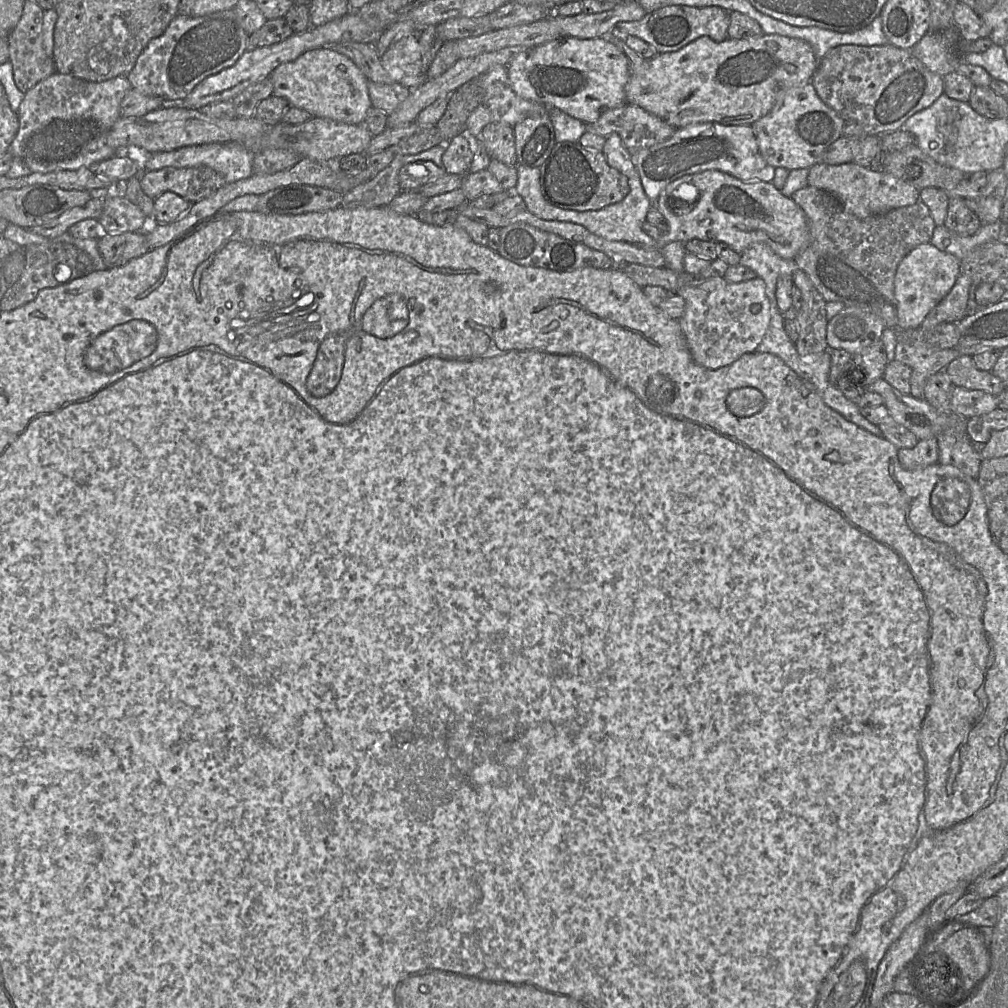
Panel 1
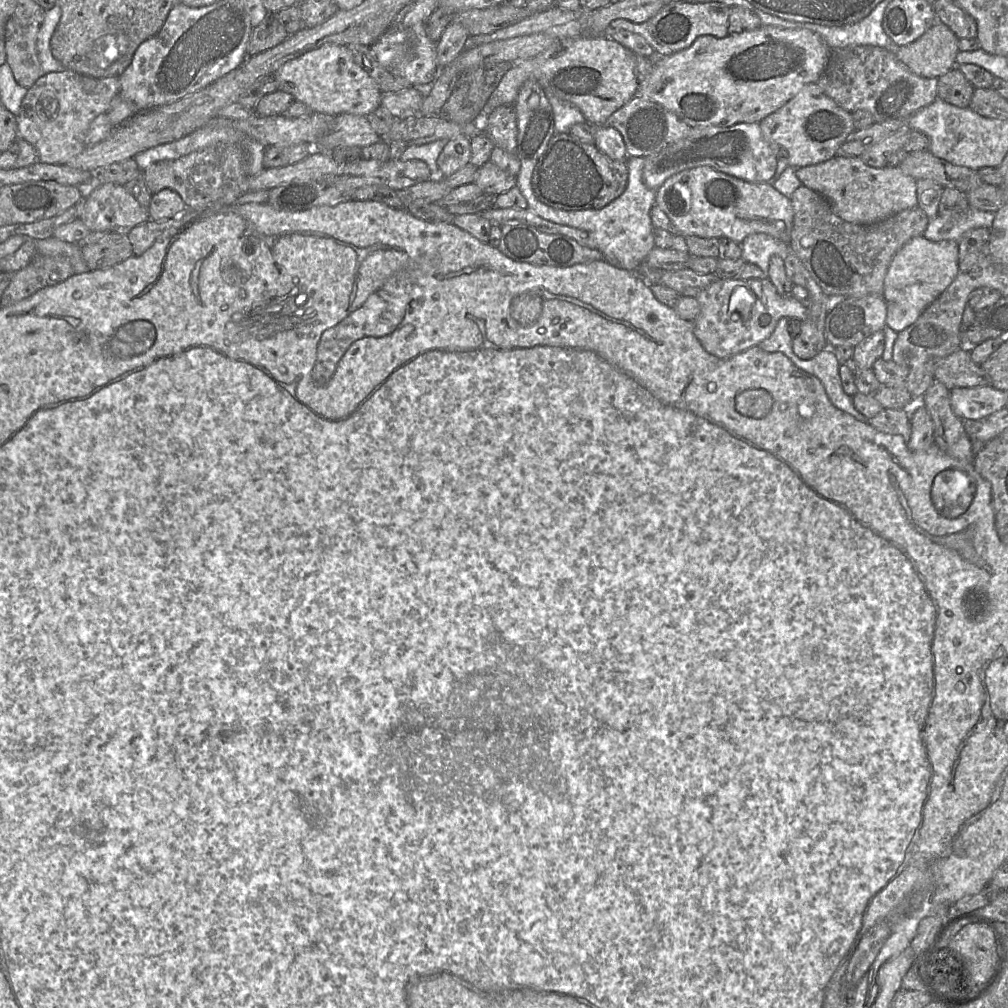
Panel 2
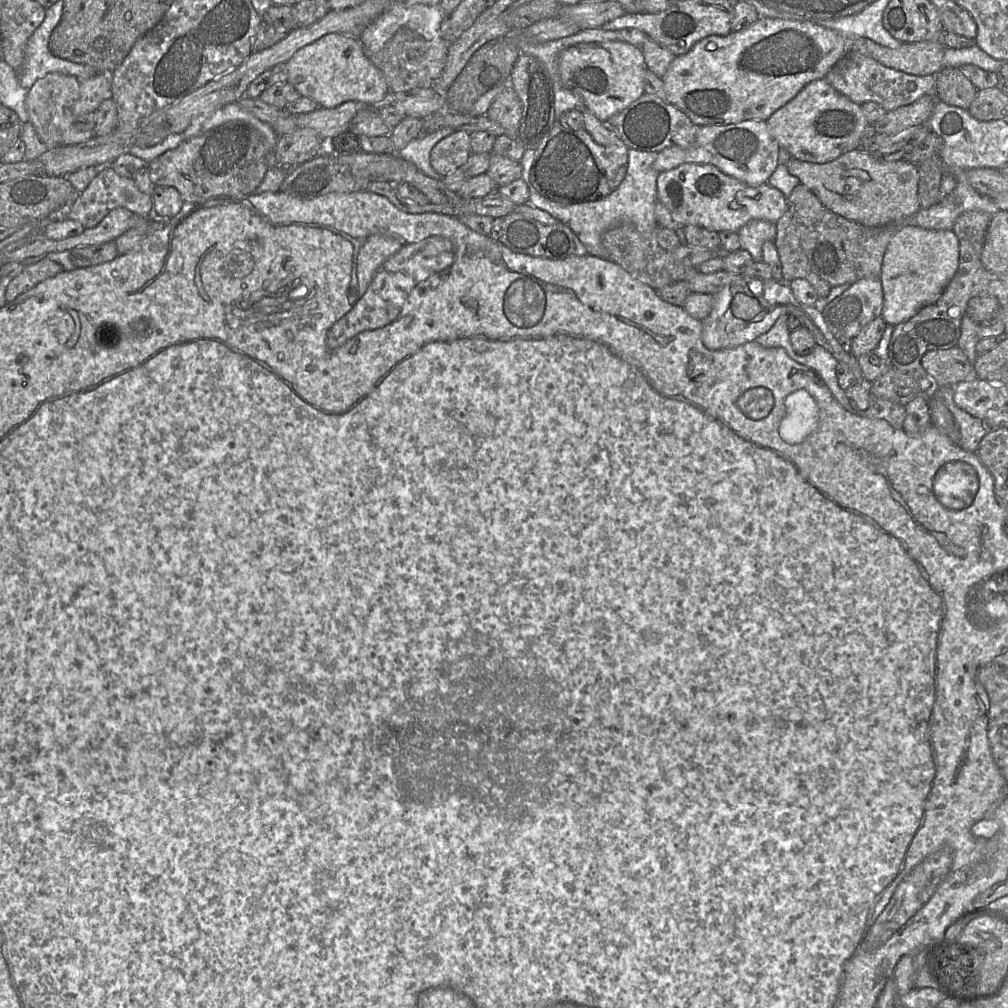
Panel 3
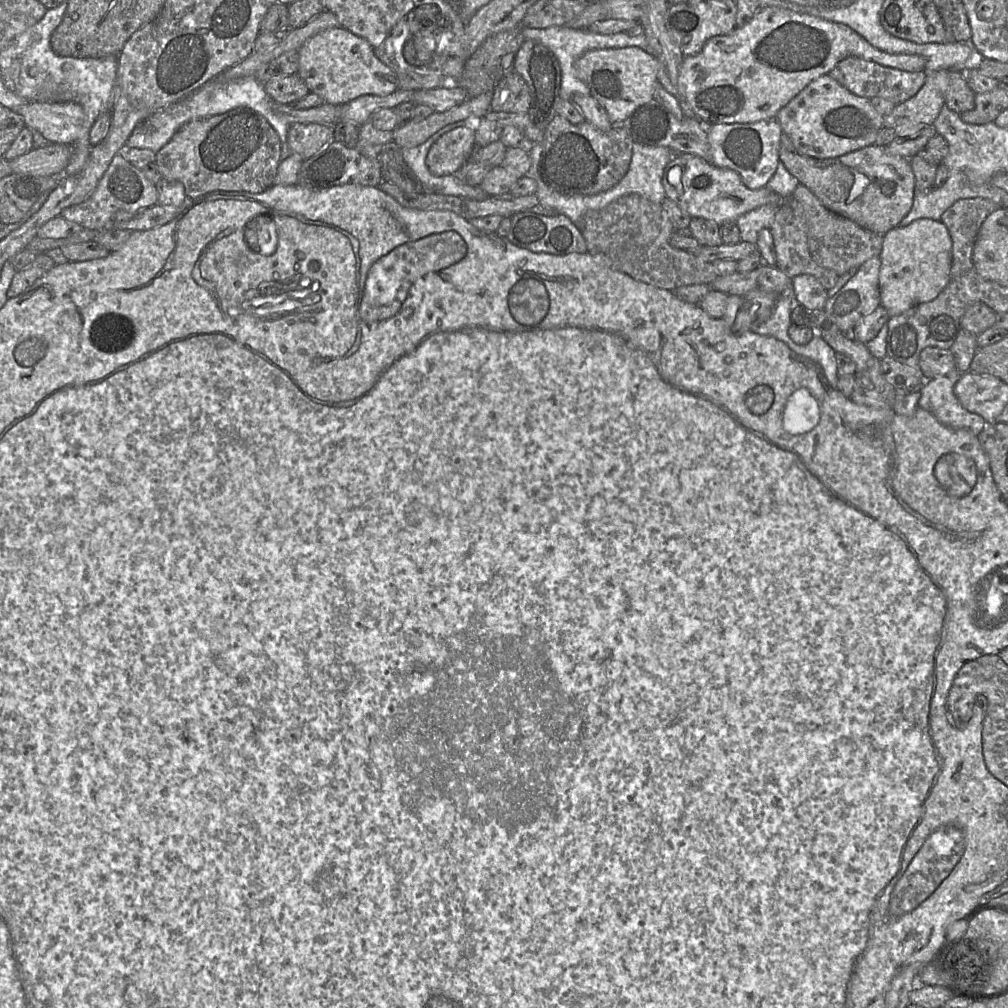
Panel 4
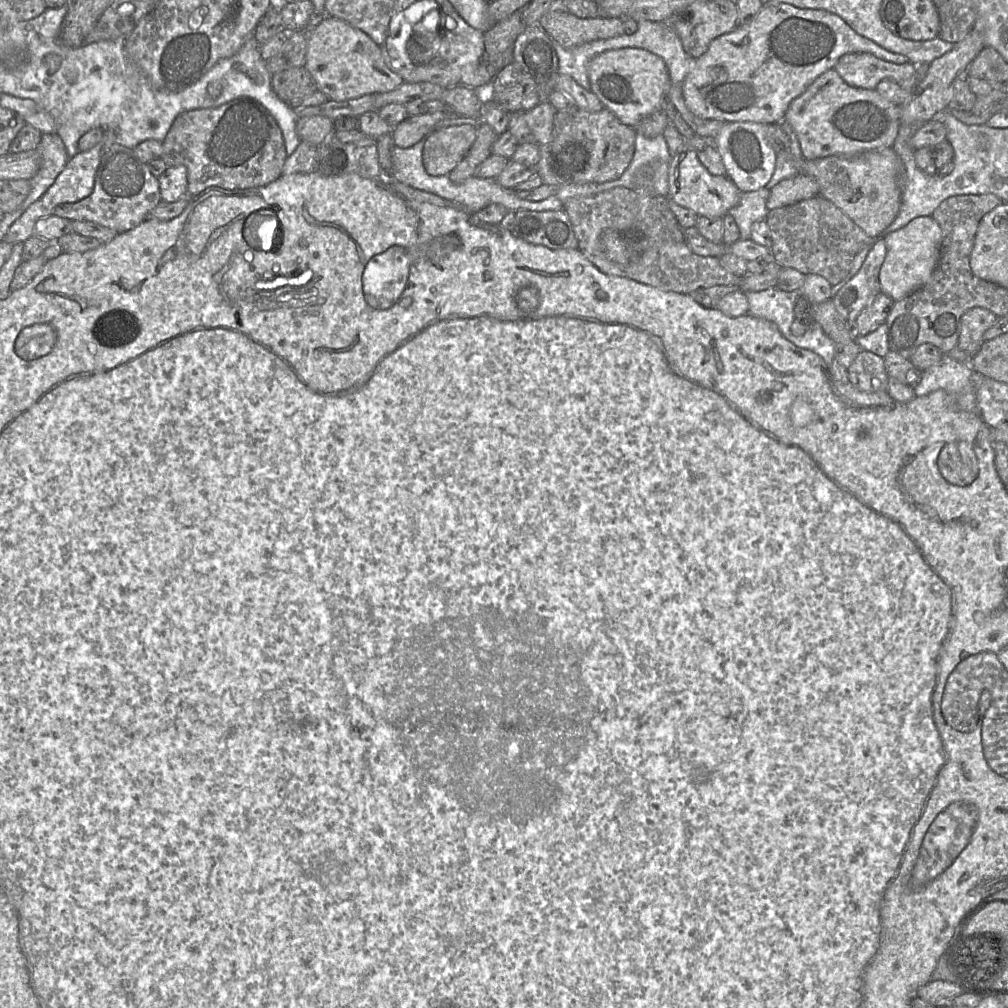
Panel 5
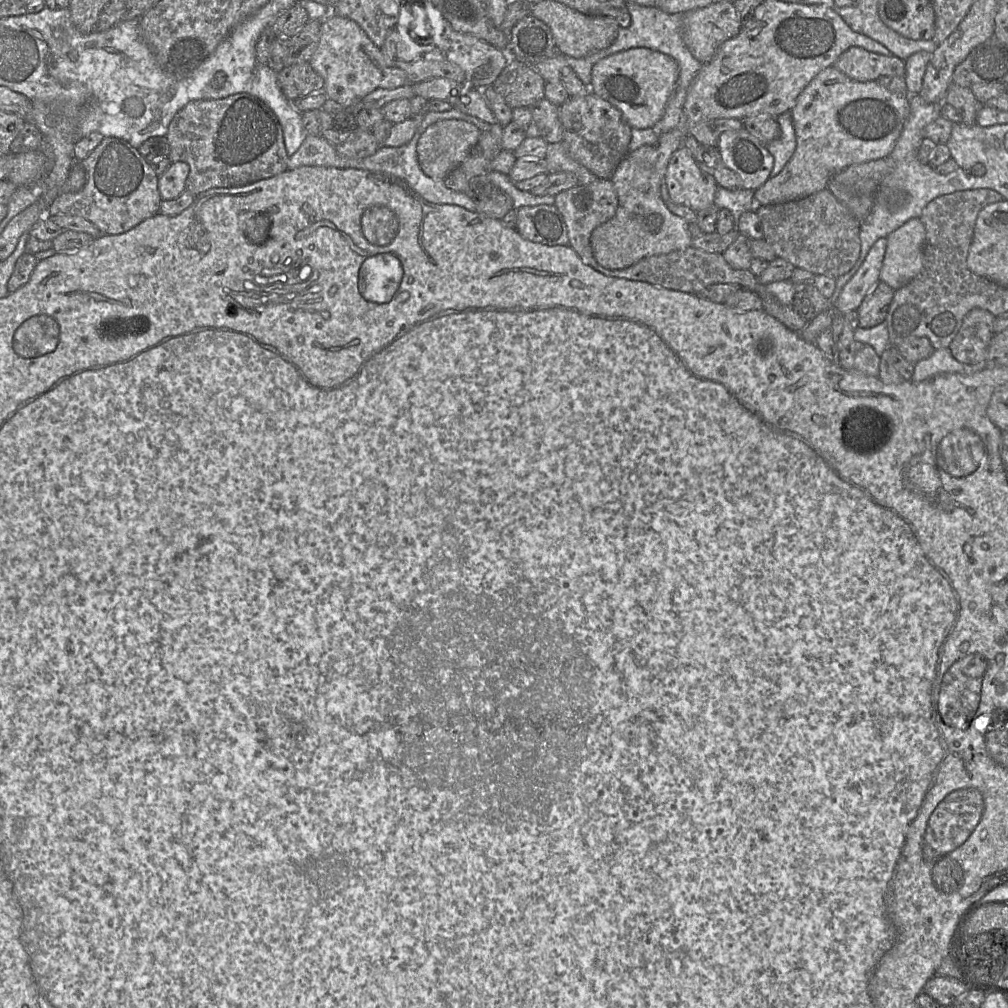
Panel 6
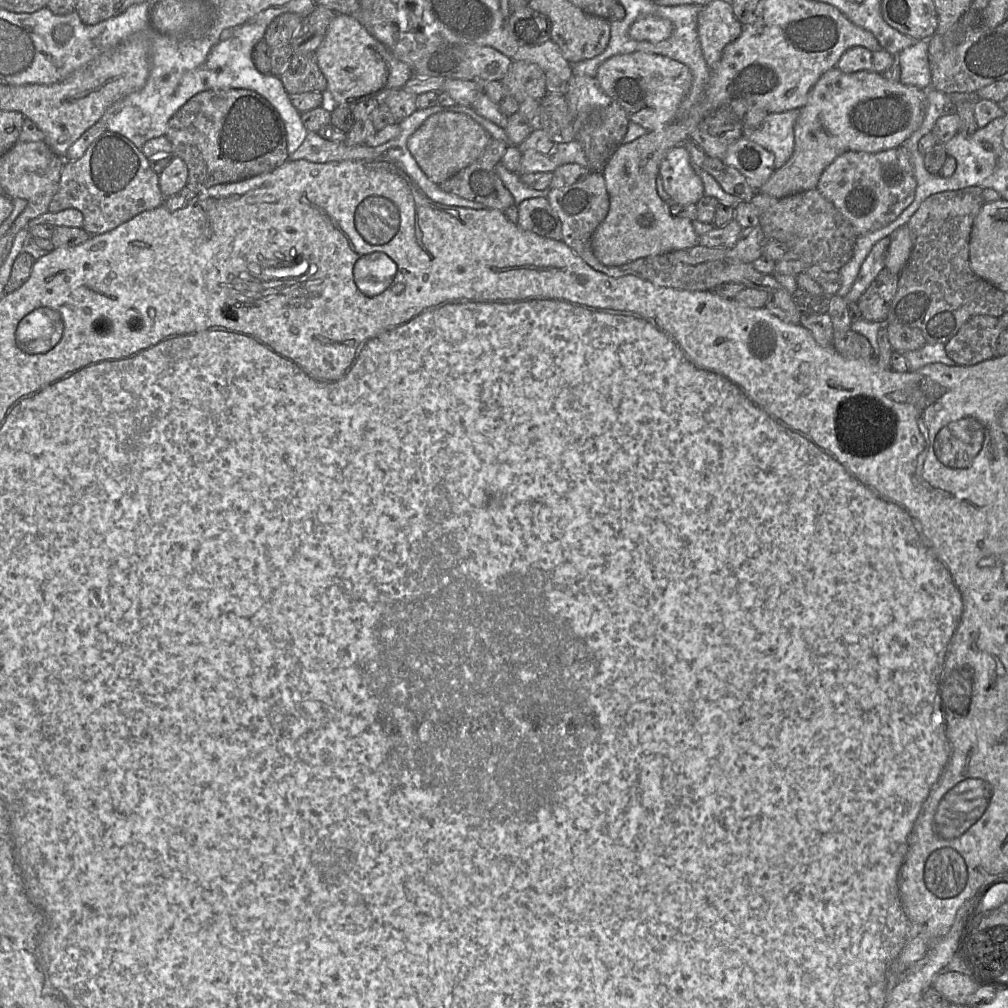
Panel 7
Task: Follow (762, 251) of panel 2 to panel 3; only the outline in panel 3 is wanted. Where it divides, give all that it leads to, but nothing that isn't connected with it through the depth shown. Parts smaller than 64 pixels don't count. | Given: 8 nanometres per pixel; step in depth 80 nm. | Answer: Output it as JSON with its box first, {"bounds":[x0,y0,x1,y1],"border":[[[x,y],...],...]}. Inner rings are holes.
{"bounds":[738,220,776,262],"border":[[[752,220],[738,231],[741,249],[750,253],[755,262],[762,261],[762,246],[766,241],[774,241],[776,224],[766,220]]]}

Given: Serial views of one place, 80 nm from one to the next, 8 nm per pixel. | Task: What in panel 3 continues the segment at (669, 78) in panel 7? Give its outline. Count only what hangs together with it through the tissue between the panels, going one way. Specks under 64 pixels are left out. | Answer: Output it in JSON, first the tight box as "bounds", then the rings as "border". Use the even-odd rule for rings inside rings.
{"bounds":[558,41,647,121],"border":[[[623,41],[587,43],[561,52],[558,71],[565,88],[579,96],[586,109],[607,121],[644,94],[647,67],[642,49]]]}

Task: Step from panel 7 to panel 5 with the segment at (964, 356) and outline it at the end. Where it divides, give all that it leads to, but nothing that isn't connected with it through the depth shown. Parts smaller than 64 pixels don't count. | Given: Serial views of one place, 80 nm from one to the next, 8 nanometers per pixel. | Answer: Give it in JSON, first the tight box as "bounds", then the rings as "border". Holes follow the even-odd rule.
{"bounds":[956,307,998,357],"border":[[[974,307],[966,311],[961,317],[961,331],[956,347],[974,357],[984,343],[984,333],[997,319],[998,316],[985,308]]]}

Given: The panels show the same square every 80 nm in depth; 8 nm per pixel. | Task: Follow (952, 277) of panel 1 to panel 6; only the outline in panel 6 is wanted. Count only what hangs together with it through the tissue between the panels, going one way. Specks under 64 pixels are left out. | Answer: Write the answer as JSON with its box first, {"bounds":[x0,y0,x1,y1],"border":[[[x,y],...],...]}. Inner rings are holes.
{"bounds":[880,218,925,291],"border":[[[911,218],[886,237],[880,281],[895,291],[921,270],[925,228],[920,218]]]}

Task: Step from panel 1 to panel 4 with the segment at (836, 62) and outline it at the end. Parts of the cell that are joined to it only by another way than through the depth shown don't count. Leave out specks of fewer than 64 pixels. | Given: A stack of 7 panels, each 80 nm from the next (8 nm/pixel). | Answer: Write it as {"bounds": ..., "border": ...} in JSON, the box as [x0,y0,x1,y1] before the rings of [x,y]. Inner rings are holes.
{"bounds":[828,56,927,105],"border":[[[850,56],[839,61],[828,74],[856,96],[869,100],[874,97],[880,97],[887,99],[896,105],[915,96],[924,85],[927,77],[927,74],[924,71],[903,71],[882,66],[879,63],[857,56]]]}

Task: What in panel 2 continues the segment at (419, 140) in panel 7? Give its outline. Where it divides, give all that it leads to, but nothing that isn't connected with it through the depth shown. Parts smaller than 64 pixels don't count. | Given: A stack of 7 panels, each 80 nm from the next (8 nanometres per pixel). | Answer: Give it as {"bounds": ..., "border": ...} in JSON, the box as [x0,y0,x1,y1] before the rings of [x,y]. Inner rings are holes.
{"bounds":[437,135,470,177],"border":[[[458,135],[450,139],[437,158],[439,177],[448,177],[470,163],[470,138]]]}

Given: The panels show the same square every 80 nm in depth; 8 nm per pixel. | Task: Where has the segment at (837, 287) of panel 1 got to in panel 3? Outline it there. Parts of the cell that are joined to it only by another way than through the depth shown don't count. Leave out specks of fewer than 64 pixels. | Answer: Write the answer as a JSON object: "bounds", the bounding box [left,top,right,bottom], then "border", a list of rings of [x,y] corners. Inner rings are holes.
{"bounds":[787,183,913,287],"border":[[[801,183],[787,198],[796,221],[800,245],[813,272],[831,287],[853,284],[863,278],[880,278],[883,256],[894,234],[905,225],[913,225],[913,218],[900,224],[868,227],[852,222],[827,209]]]}

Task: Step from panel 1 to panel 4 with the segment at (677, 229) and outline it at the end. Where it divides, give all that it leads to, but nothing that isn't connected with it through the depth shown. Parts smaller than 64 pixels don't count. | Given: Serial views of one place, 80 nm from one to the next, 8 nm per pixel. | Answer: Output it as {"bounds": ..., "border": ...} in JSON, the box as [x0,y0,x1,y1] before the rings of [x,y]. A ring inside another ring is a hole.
{"bounds":[662,153,783,225],"border":[[[689,153],[674,155],[664,170],[662,183],[666,198],[675,202],[691,218],[704,218],[719,225],[736,223],[741,215],[760,206],[771,204],[779,207],[783,203],[781,196],[767,187],[748,189],[734,171],[717,167]]]}

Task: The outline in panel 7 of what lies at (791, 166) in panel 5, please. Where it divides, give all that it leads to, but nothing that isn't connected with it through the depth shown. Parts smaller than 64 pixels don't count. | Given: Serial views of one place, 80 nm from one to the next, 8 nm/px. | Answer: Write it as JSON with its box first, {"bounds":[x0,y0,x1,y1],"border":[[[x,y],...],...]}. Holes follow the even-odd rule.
{"bounds":[743,109,800,170],"border":[[[800,109],[768,113],[759,127],[754,129],[743,127],[743,137],[774,154],[774,170],[782,167],[794,152],[794,126],[799,114]]]}

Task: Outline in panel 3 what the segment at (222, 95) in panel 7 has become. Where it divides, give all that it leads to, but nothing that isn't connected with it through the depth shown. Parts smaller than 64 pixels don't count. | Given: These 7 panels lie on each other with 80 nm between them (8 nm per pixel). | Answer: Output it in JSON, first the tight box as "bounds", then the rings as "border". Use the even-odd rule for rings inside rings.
{"bounds":[148,115,277,203],"border":[[[254,115],[232,120],[201,135],[183,141],[178,147],[164,152],[148,163],[150,177],[156,186],[176,188],[184,202],[202,203],[216,197],[242,198],[254,193],[270,167],[276,166],[274,148],[277,137],[271,128]]]}

